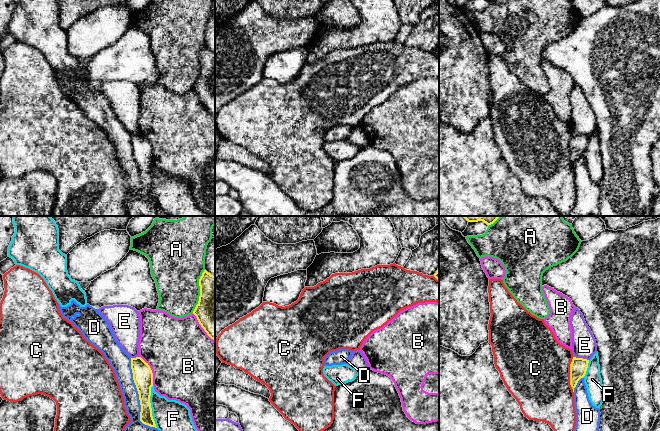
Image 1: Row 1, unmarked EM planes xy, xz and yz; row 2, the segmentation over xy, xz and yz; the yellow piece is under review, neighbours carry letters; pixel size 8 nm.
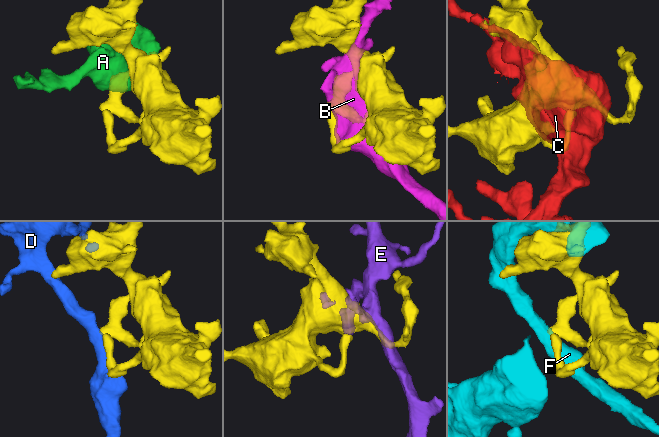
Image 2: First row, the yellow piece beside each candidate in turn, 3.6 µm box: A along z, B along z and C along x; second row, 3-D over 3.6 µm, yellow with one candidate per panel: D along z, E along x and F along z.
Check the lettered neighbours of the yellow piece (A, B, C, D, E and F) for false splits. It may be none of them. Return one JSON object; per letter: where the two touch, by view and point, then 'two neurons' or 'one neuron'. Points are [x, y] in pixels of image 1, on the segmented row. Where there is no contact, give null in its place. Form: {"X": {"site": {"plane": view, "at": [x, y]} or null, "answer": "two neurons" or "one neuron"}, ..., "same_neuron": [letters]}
{"A": {"site": {"plane": "xy", "at": [200, 291]}, "answer": "two neurons"}, "B": {"site": {"plane": "xy", "at": [151, 370]}, "answer": "two neurons"}, "C": {"site": {"plane": "yz", "at": [570, 375]}, "answer": "two neurons"}, "D": {"site": {"plane": "xy", "at": [139, 397]}, "answer": "two neurons"}, "E": {"site": {"plane": "yz", "at": [581, 358]}, "answer": "two neurons"}, "F": {"site": {"plane": "xy", "at": [150, 406]}, "answer": "two neurons"}, "same_neuron": []}

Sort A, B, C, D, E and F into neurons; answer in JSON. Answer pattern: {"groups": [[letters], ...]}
{"groups": [["A"], ["B"], ["C"], ["D"], ["E"], ["F"]]}

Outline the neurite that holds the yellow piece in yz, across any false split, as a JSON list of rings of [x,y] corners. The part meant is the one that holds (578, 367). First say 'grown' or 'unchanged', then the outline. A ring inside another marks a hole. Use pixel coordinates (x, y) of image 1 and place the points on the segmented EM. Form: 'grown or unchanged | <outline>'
unchanged | [[[573,357],[570,364],[570,385],[573,389],[573,392],[578,381],[585,376],[588,363],[589,360],[587,359]]]

